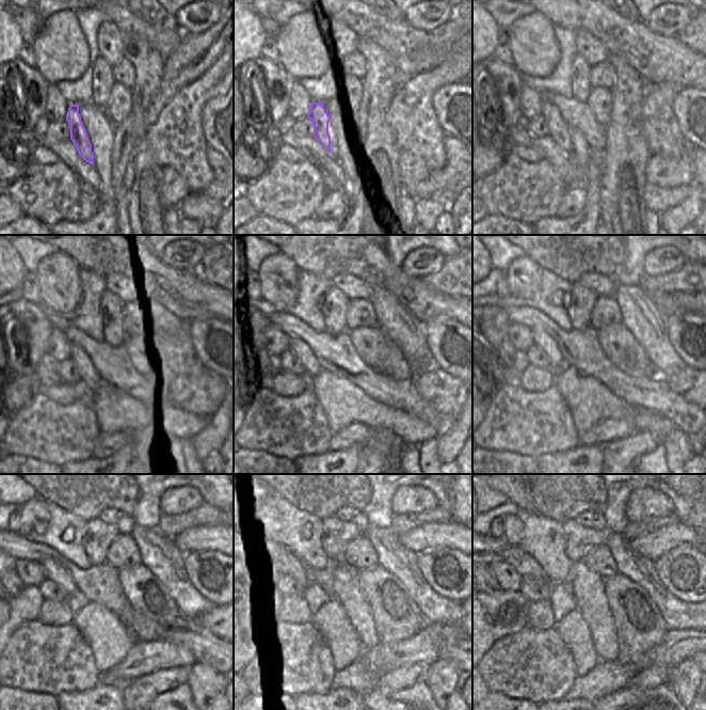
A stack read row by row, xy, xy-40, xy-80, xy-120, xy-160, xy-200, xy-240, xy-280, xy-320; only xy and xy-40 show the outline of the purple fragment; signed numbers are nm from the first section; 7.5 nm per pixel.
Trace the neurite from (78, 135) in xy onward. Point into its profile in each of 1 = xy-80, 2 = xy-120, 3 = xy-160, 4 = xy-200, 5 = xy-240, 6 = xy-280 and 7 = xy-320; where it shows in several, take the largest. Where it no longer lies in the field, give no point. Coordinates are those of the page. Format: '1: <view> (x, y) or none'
1: xy-80 (559, 128)
2: xy-120 (87, 374)
3: xy-160 (323, 365)
4: xy-200 (538, 335)
5: xy-240 (52, 570)
6: xy-280 (290, 567)
7: xy-320 (526, 566)

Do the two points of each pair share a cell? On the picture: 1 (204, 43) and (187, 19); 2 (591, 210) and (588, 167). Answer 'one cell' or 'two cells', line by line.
1: two cells
2: one cell

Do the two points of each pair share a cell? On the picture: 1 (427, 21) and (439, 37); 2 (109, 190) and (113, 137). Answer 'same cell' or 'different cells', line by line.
1: different cells
2: same cell

